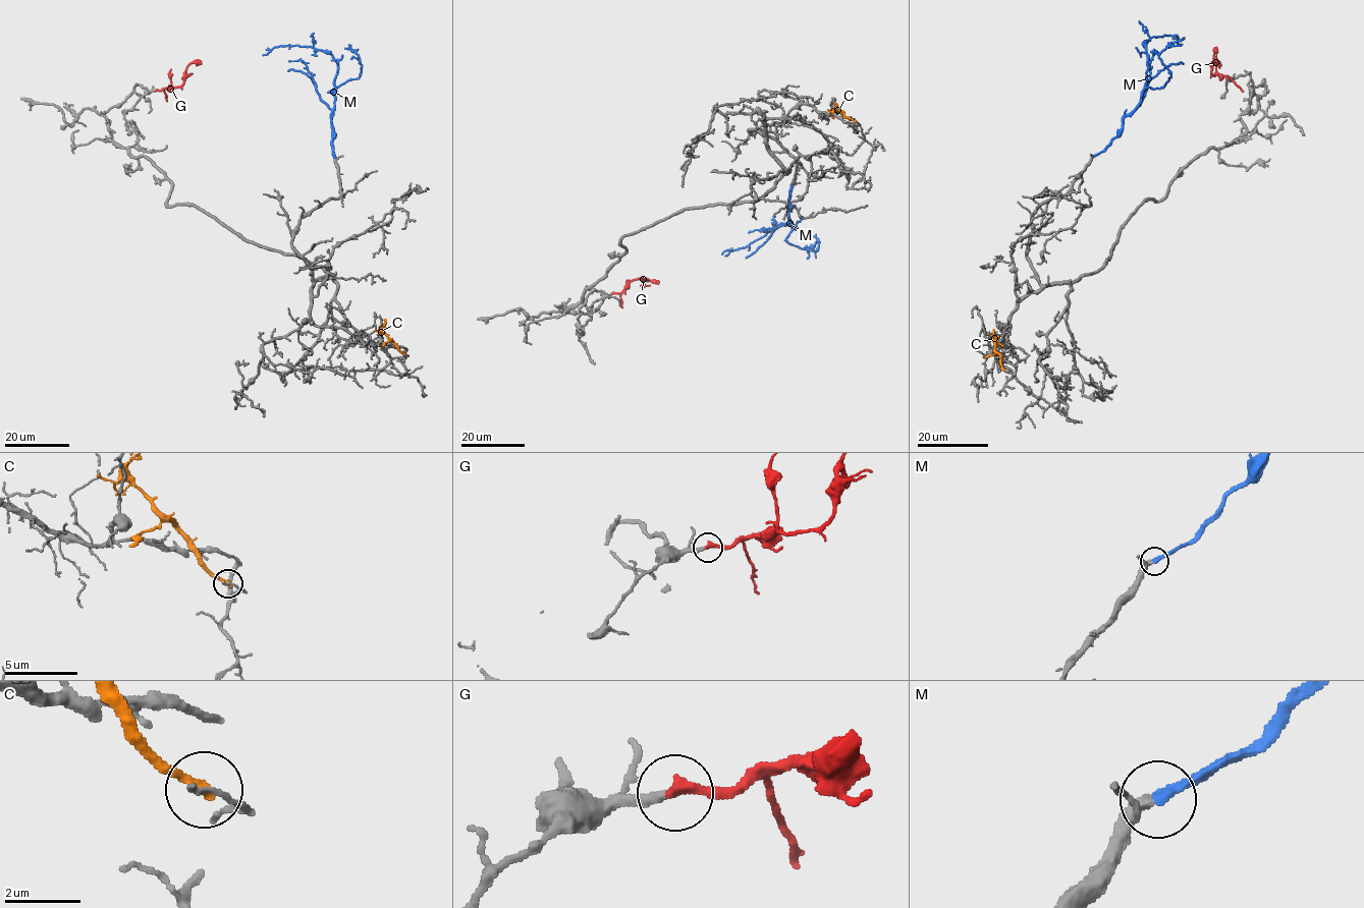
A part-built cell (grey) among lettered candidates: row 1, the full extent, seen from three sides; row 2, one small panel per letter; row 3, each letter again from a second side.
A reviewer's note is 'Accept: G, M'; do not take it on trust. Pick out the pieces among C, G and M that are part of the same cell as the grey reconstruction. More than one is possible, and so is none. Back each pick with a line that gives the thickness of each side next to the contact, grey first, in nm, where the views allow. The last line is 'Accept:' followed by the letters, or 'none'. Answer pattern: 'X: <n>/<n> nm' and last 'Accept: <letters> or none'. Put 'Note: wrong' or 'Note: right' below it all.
G: 240/320 nm
M: 280/360 nm
Accept: G, M
Note: right

